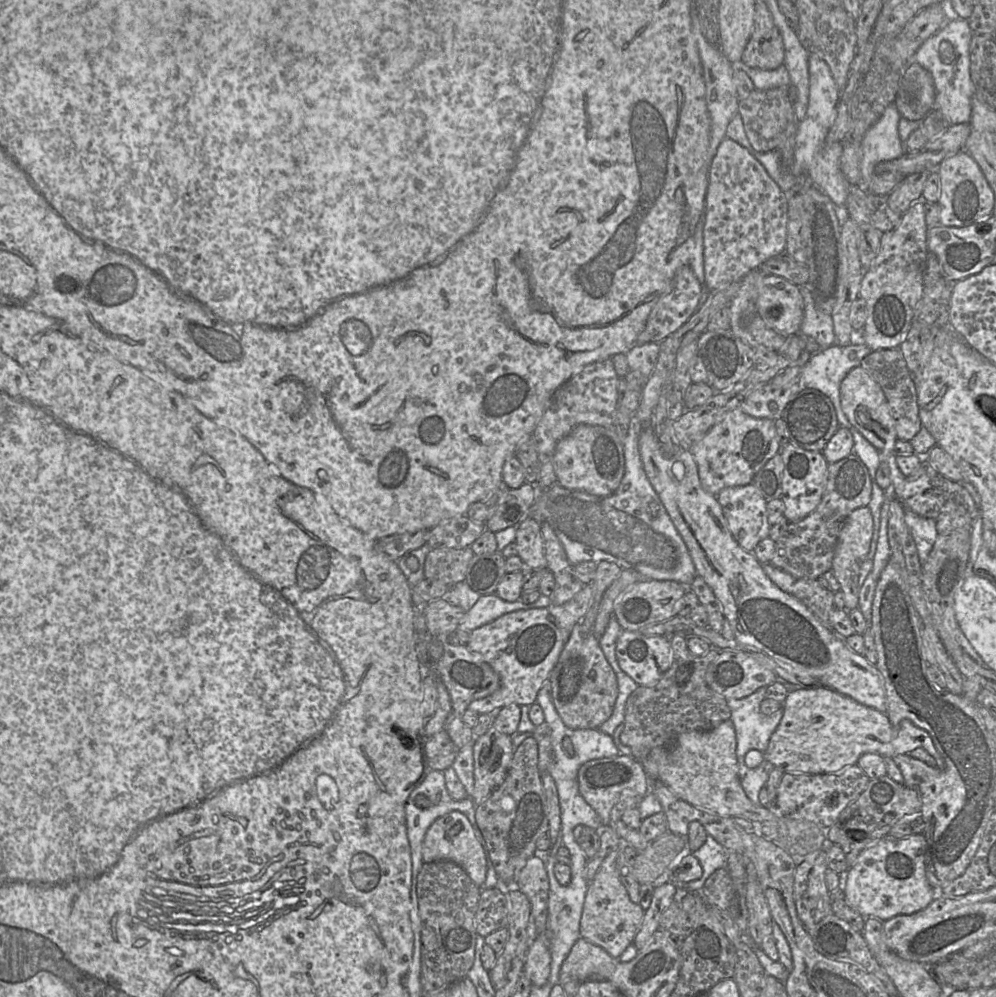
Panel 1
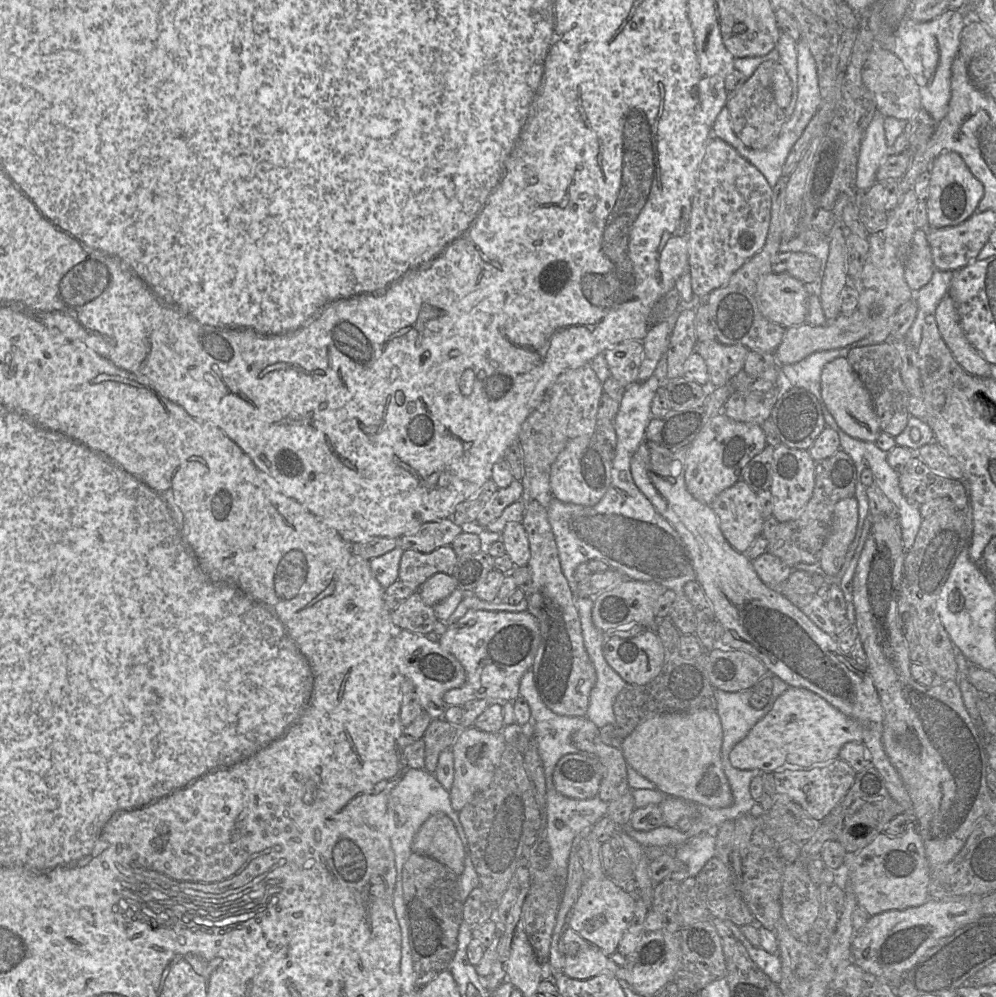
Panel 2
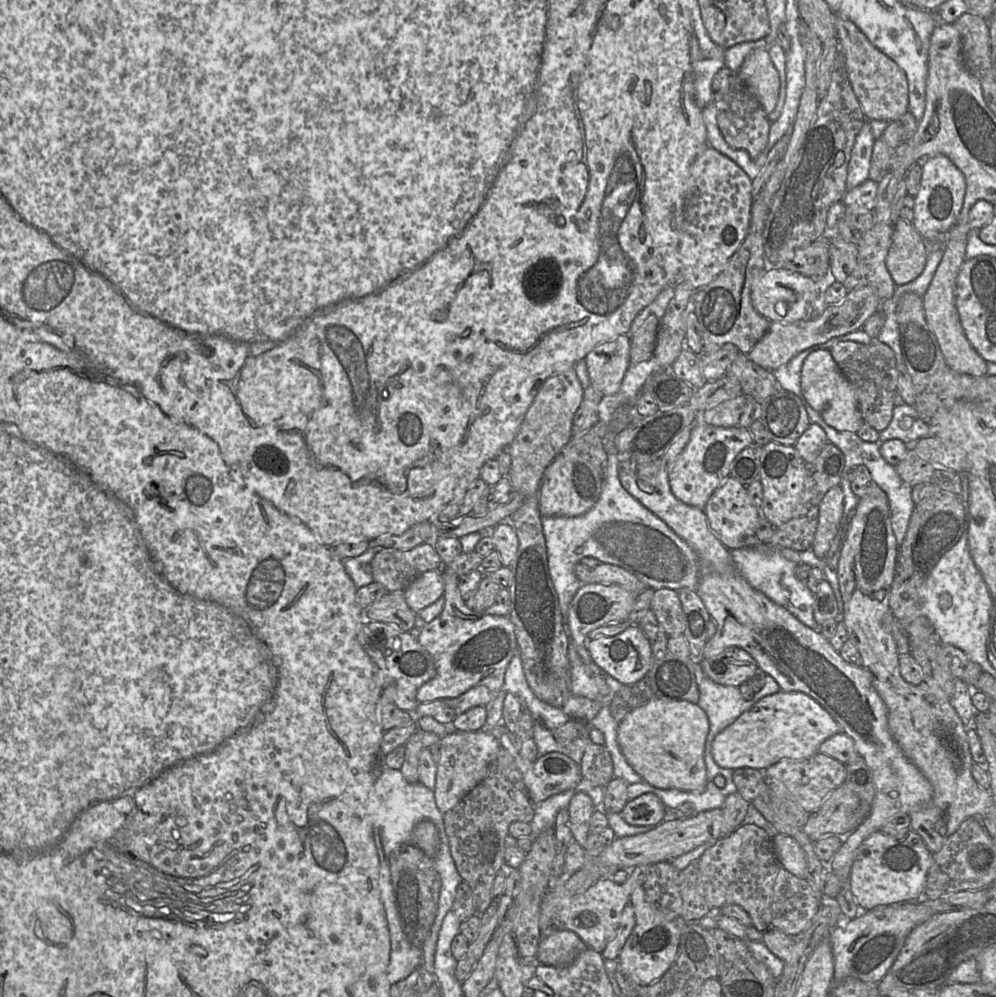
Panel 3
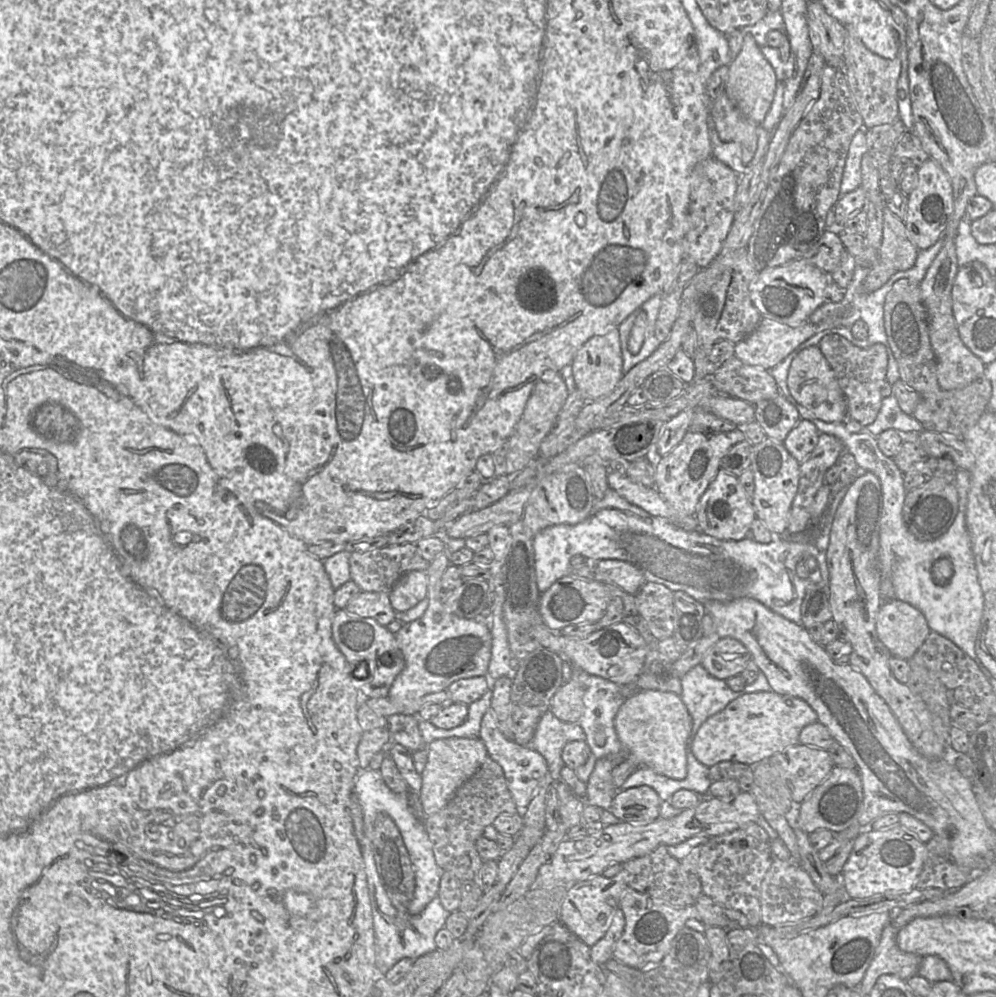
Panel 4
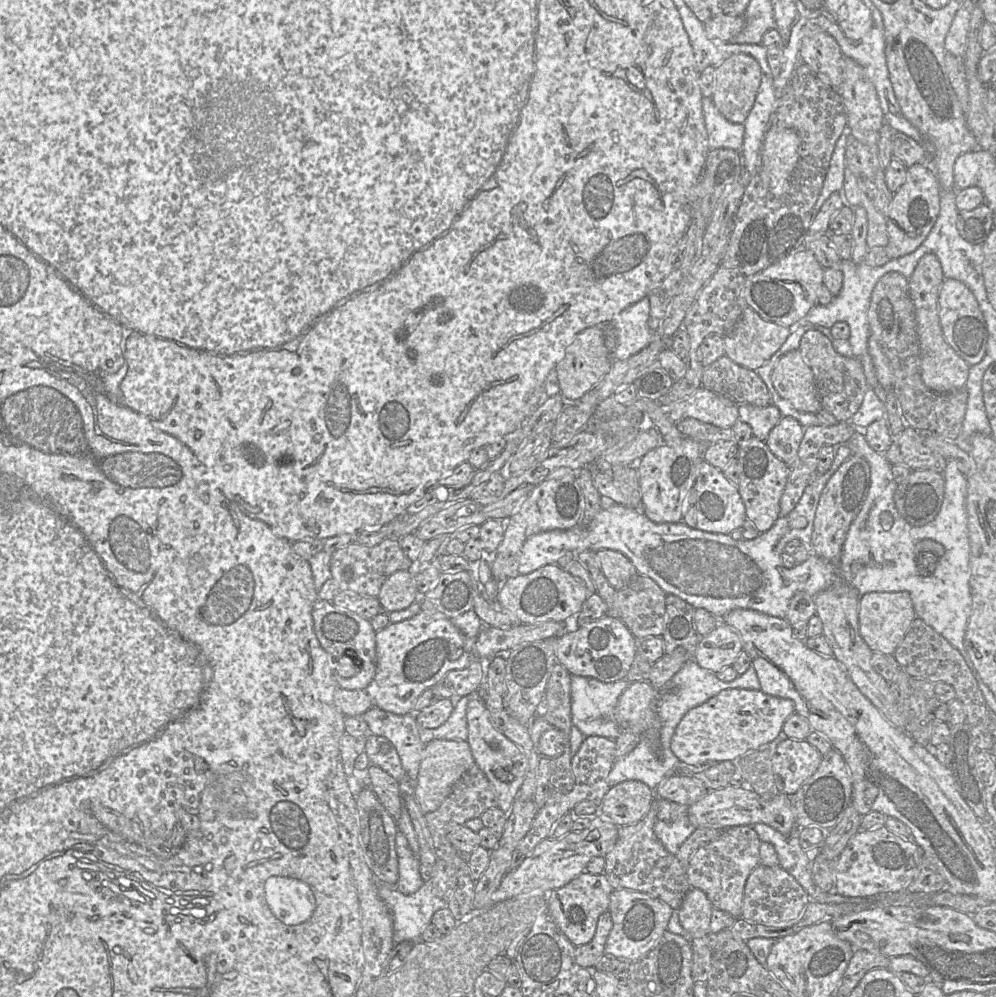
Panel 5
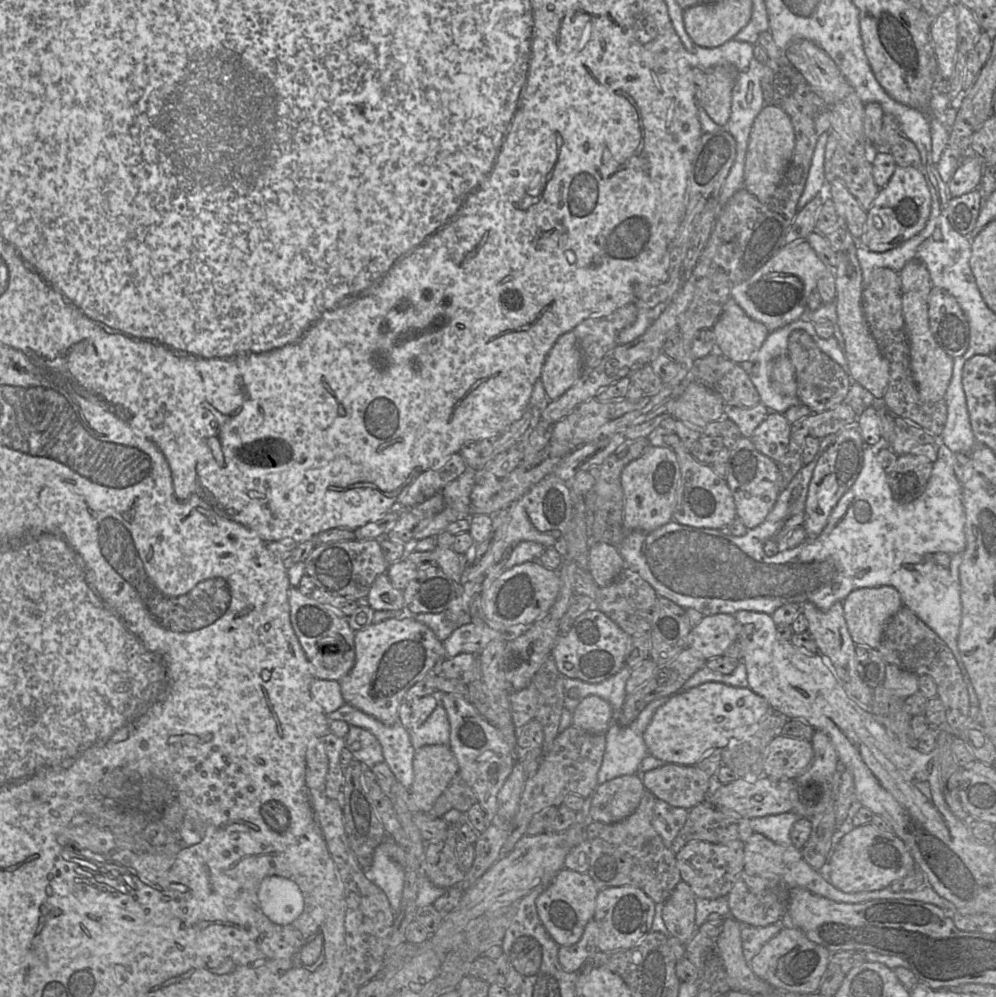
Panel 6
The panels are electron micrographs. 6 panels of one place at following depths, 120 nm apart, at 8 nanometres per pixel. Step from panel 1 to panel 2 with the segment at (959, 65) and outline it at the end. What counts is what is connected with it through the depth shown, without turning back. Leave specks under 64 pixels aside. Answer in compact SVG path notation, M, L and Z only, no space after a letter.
M947 9L928 22L903 19L882 46L894 53L919 86L922 109L938 123L948 111L951 96L951 66L959 52L960 34L967 19L962 11Z

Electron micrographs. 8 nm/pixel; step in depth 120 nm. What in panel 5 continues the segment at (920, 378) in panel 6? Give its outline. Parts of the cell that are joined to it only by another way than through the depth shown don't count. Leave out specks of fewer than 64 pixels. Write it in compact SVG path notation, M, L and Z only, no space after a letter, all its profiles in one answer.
M932 253L922 256L908 278L909 294L916 313L922 380L928 389L936 393L948 393L965 388L970 369L970 365L947 343L942 332L938 297L944 280L939 259Z

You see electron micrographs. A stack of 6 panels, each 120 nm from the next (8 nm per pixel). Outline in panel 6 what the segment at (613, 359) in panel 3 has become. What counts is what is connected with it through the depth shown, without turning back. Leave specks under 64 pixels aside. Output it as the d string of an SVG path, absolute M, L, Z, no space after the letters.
M572 331L561 335L544 362L540 380L550 400L563 395L583 371L582 353Z

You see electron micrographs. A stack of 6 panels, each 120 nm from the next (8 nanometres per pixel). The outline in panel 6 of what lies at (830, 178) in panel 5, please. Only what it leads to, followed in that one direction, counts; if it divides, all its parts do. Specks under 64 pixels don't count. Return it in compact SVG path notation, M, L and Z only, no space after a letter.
M823 133L818 139L805 188L797 204L798 210L802 209L820 193L826 193L830 189L830 184L826 183L824 172L825 147L830 134L832 133Z

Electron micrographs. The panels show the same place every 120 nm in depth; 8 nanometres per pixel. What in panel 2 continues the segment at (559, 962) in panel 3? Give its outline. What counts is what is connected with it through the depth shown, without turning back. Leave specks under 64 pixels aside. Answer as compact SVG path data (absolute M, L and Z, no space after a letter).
M591 945L576 956L564 957L563 973L573 979L586 980L596 976L616 976L620 966L599 948Z

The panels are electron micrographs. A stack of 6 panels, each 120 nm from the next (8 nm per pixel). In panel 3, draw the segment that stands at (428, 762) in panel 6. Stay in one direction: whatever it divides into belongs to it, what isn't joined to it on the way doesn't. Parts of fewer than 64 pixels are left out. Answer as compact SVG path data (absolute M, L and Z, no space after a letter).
M453 730L441 738L437 748L437 773L433 792L438 809L446 813L485 779L491 760L499 750L500 744L491 732Z

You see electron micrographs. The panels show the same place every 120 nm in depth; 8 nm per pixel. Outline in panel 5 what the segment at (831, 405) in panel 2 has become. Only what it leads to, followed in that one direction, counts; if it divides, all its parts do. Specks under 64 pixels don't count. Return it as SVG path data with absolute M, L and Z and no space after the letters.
M798 350L782 356L772 373L778 394L800 412L817 414L822 410L811 368Z

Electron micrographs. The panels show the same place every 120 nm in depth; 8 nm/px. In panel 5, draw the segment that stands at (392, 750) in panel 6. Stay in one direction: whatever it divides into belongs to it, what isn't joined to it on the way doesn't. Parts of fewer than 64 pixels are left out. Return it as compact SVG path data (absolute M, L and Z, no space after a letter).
M373 707L359 717L367 723L370 733L391 741L407 777L415 780L425 747L419 737L415 714L396 715Z

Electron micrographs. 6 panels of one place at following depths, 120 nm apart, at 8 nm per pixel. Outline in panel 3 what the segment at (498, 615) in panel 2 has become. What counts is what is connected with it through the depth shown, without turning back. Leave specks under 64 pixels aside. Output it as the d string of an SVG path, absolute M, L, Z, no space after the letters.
M448 566L442 570L445 605L439 616L421 624L415 631L417 641L432 656L437 675L417 692L419 703L440 698L454 699L477 686L499 693L512 658L517 654L517 639L512 622L506 616L477 613L468 608L457 587L458 576Z

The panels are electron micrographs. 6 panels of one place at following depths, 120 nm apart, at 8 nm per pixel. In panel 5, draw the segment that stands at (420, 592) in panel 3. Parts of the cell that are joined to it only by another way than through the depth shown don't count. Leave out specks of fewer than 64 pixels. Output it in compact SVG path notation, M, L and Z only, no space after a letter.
M397 571L383 583L378 600L386 613L401 611L418 600L414 575L409 571Z

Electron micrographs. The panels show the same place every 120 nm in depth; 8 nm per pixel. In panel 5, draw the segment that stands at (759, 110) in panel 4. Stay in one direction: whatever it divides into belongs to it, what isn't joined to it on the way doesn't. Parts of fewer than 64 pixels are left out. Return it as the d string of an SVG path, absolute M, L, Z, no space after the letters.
M735 54L715 67L711 99L728 121L744 124L760 83L761 68L757 60L748 54Z

